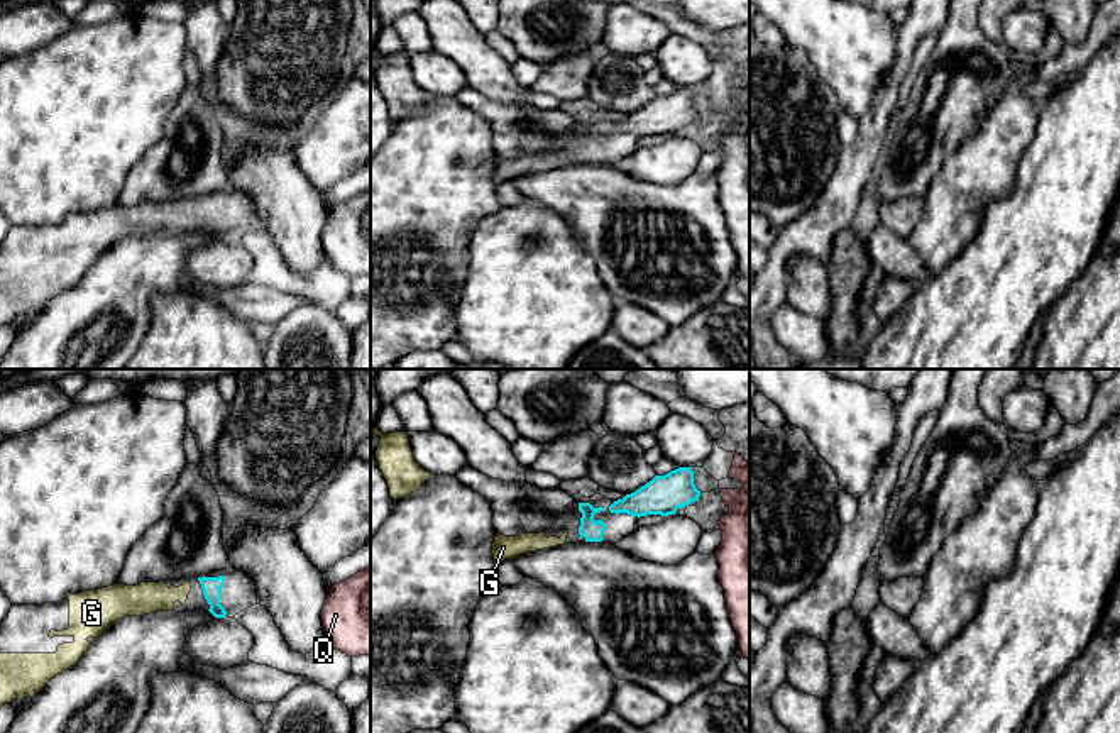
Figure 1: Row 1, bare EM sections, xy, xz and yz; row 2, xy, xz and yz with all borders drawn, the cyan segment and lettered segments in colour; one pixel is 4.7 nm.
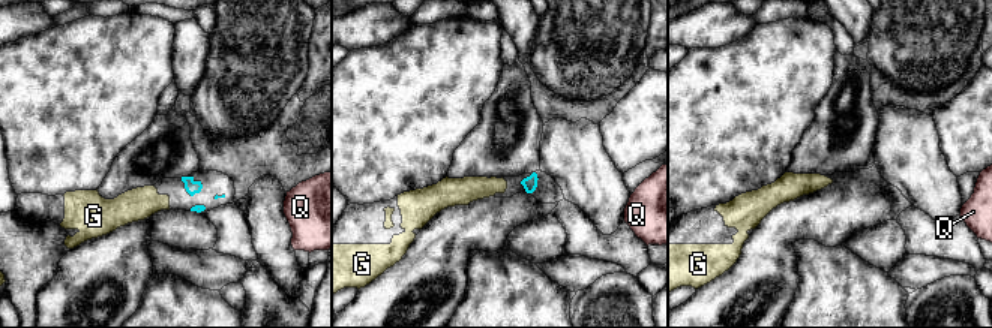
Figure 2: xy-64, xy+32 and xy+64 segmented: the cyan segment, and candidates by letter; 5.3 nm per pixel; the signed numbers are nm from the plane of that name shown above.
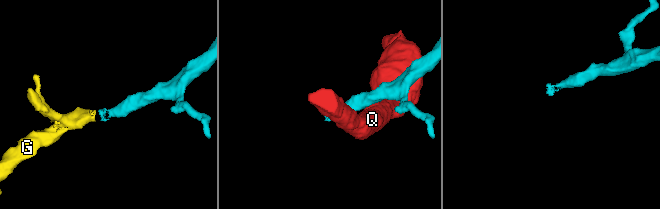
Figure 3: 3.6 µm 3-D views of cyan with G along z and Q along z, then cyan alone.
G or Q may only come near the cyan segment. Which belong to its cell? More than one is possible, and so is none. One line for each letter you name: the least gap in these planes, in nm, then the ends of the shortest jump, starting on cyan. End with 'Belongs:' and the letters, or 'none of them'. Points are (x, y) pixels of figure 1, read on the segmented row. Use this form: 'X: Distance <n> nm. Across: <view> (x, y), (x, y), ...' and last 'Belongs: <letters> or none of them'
G: Distance 50 nm. Across: xy (198, 579), (190, 584)
Belongs: G

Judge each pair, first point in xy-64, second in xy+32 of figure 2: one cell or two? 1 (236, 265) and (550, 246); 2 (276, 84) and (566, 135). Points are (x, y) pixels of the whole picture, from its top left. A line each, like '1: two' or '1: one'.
1: two
2: two

